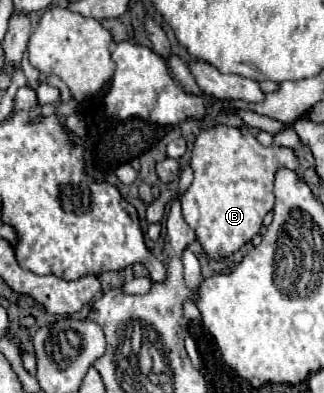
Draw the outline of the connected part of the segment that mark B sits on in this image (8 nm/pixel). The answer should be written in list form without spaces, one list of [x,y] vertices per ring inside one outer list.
[[[213,126],[201,132],[193,144],[191,168],[195,180],[181,194],[183,216],[195,230],[197,242],[209,258],[223,258],[237,252],[261,230],[263,216],[273,208],[273,180],[279,168],[297,170],[299,160],[291,148],[263,146],[249,130]]]

